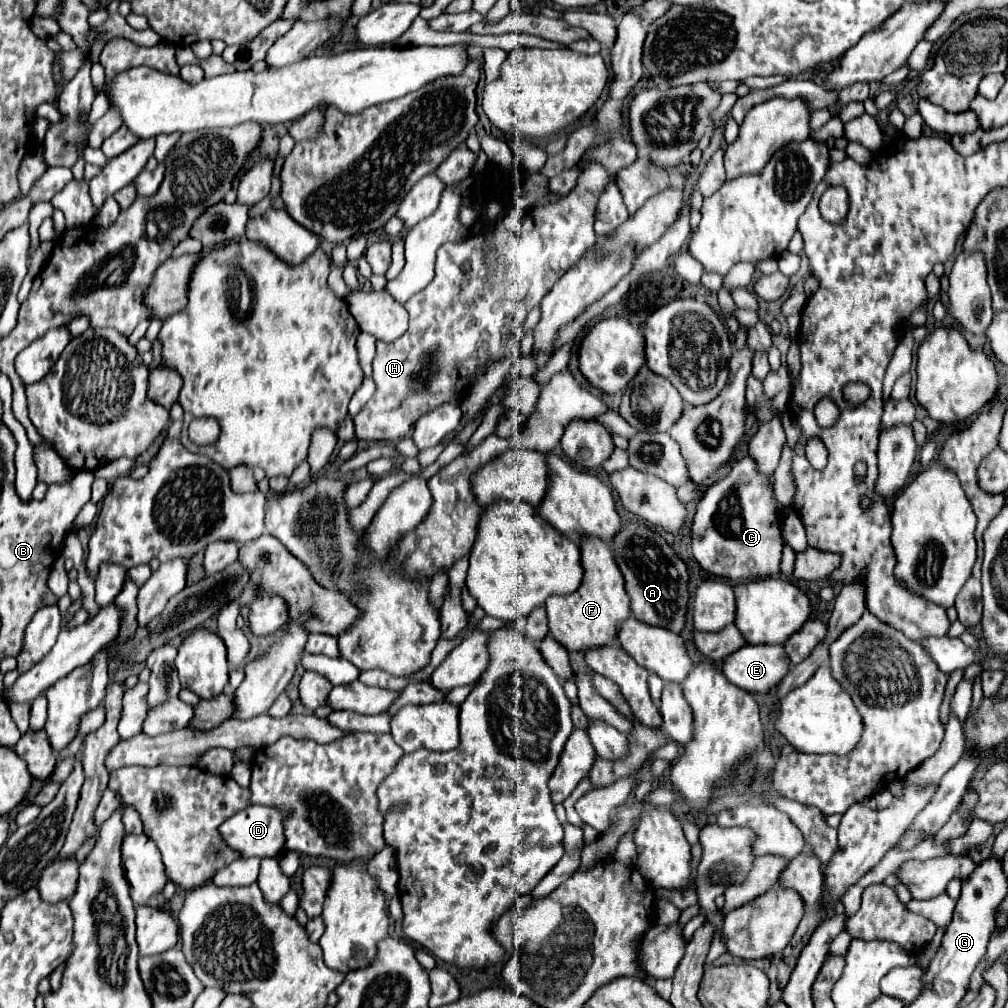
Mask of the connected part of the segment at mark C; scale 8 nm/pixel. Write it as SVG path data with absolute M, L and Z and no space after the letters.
M746 455L732 465L730 473L722 481L708 487L702 501L698 503L698 511L692 521L692 555L706 571L716 577L746 581L754 577L780 575L782 547L784 539L780 529L780 507L774 499L774 479L768 479L764 473L760 473L756 461Z

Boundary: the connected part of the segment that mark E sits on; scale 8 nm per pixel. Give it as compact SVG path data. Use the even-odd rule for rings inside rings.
M744 645L722 661L724 677L750 693L766 693L788 673L782 645Z

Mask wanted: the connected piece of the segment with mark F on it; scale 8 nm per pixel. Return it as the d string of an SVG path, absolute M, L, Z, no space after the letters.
M580 535L578 545L582 561L580 565L584 567L580 587L570 595L552 595L544 603L548 615L548 631L568 651L586 651L590 647L606 645L612 637L616 637L618 625L632 615L630 599L624 591L624 579L612 559L608 541Z

